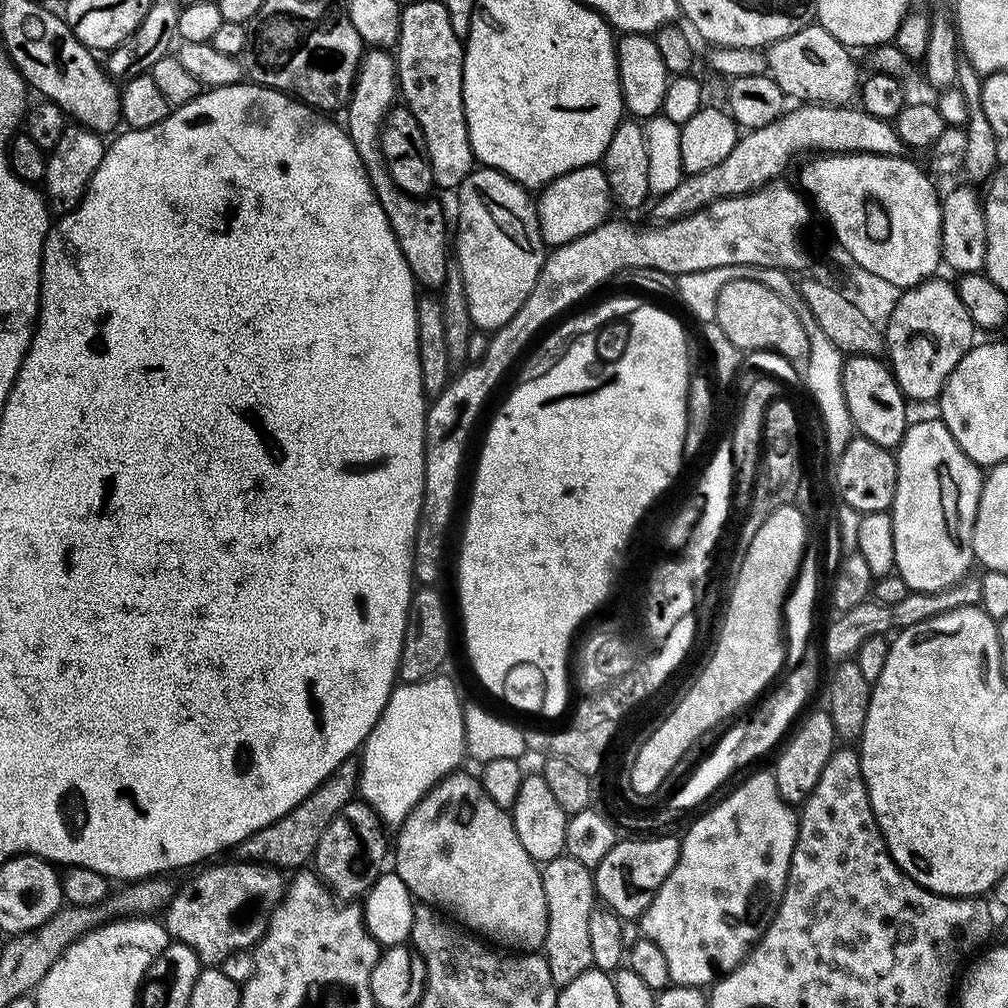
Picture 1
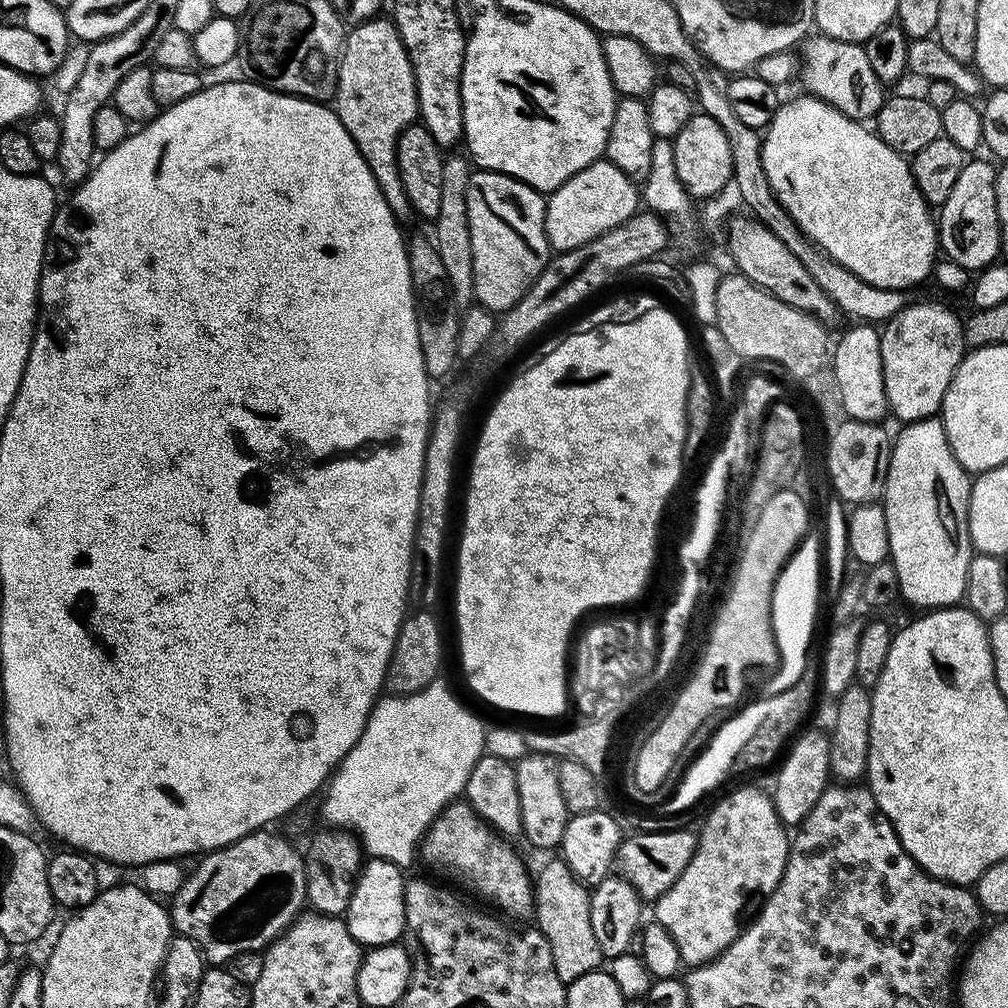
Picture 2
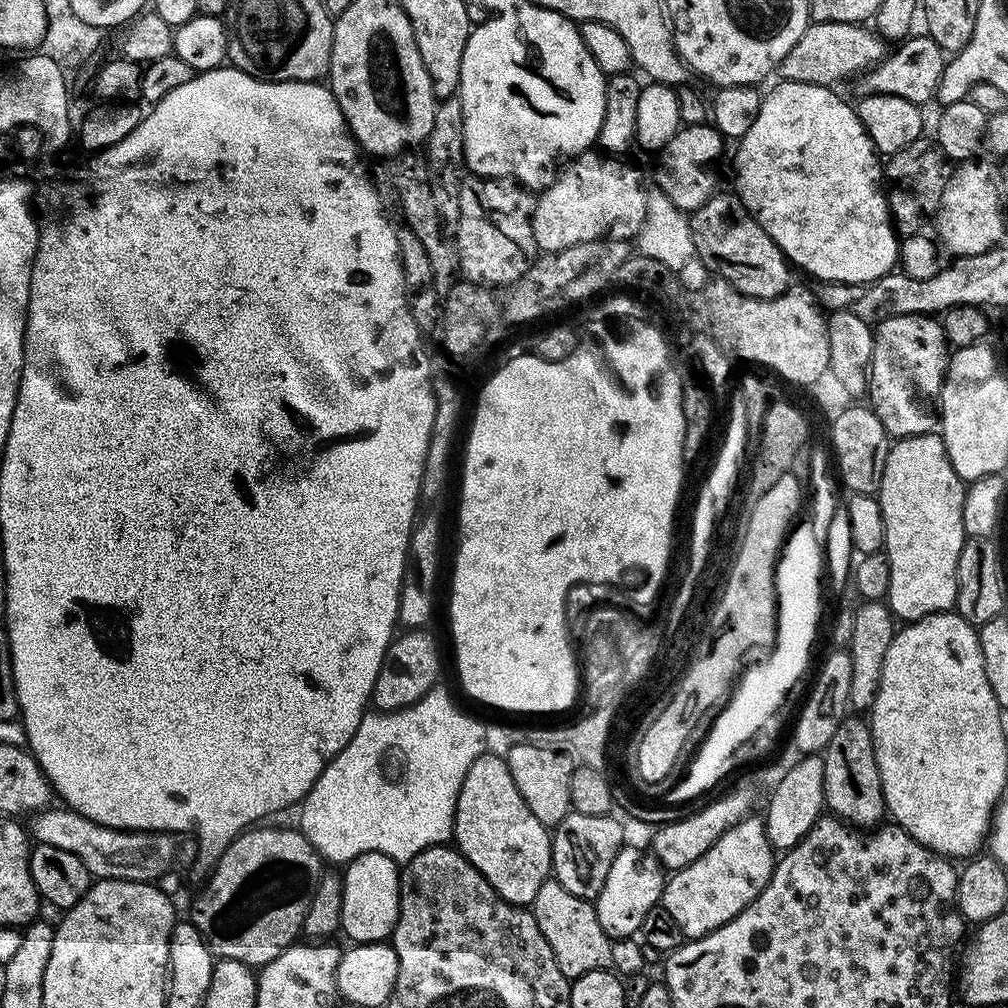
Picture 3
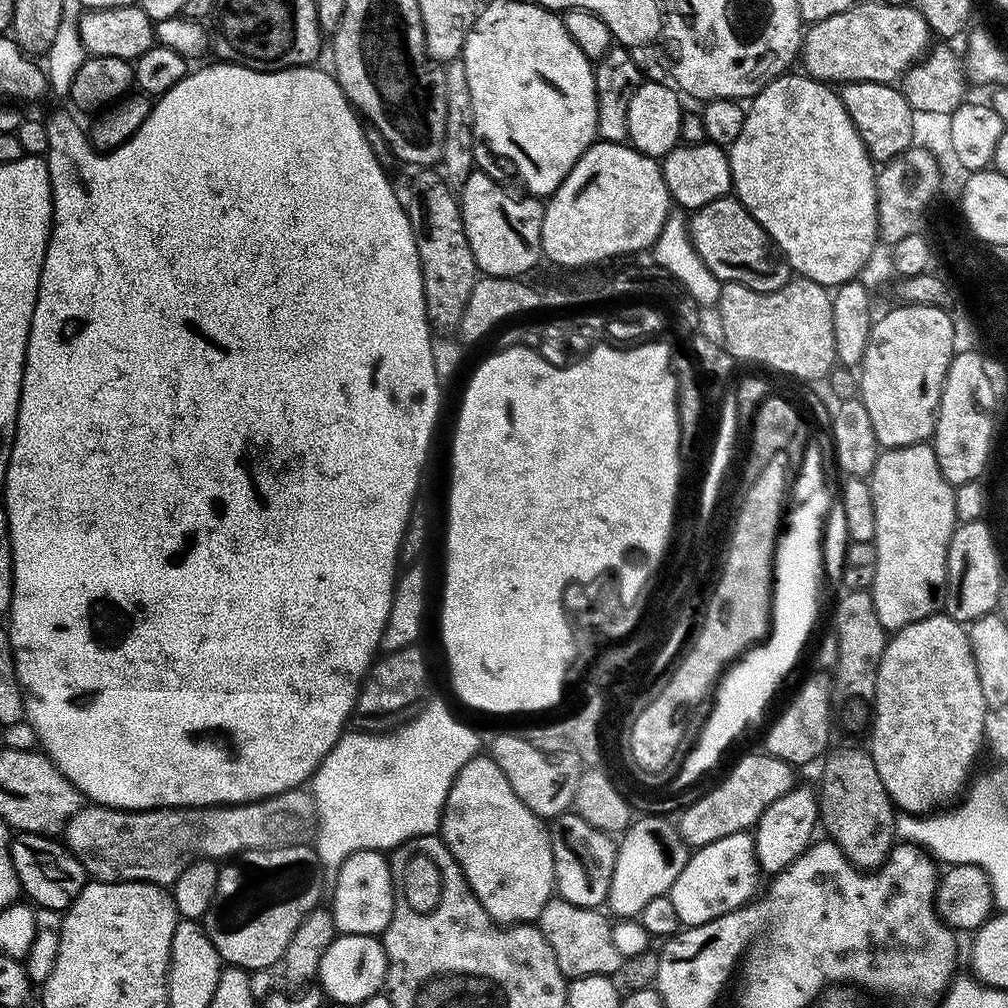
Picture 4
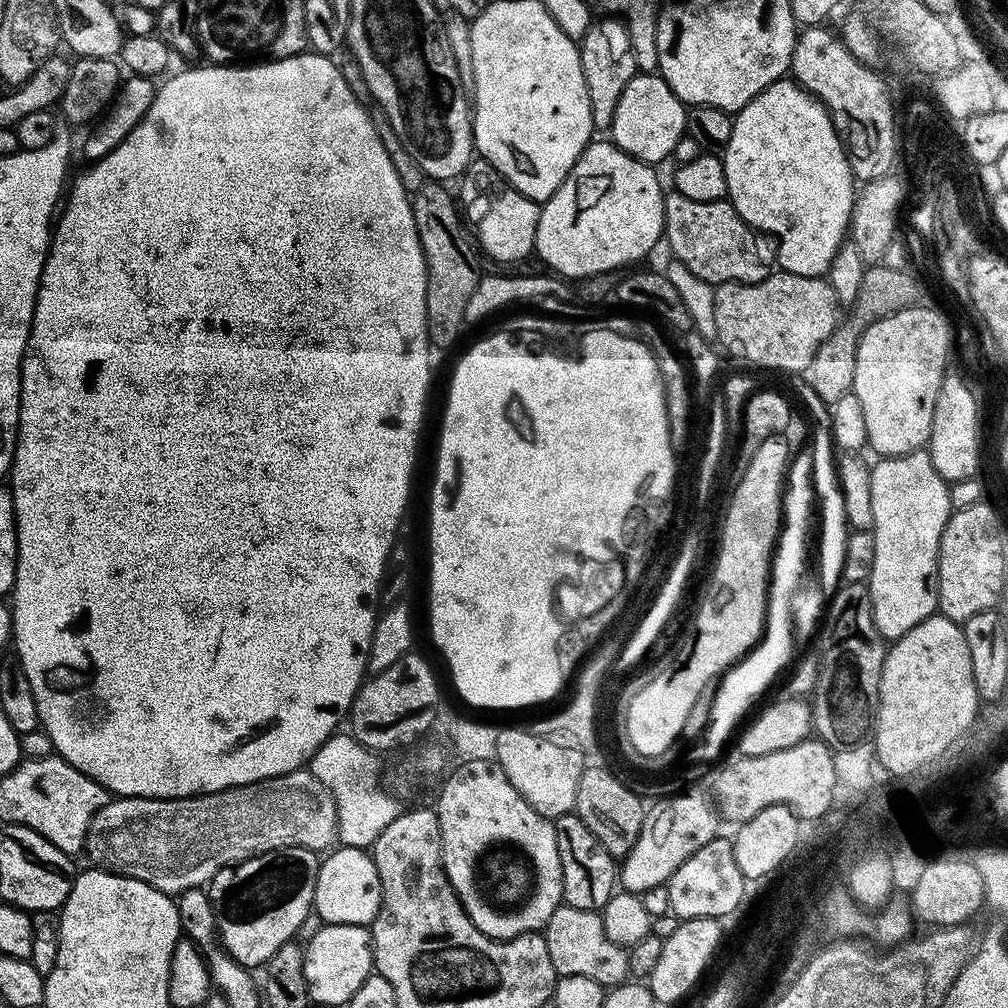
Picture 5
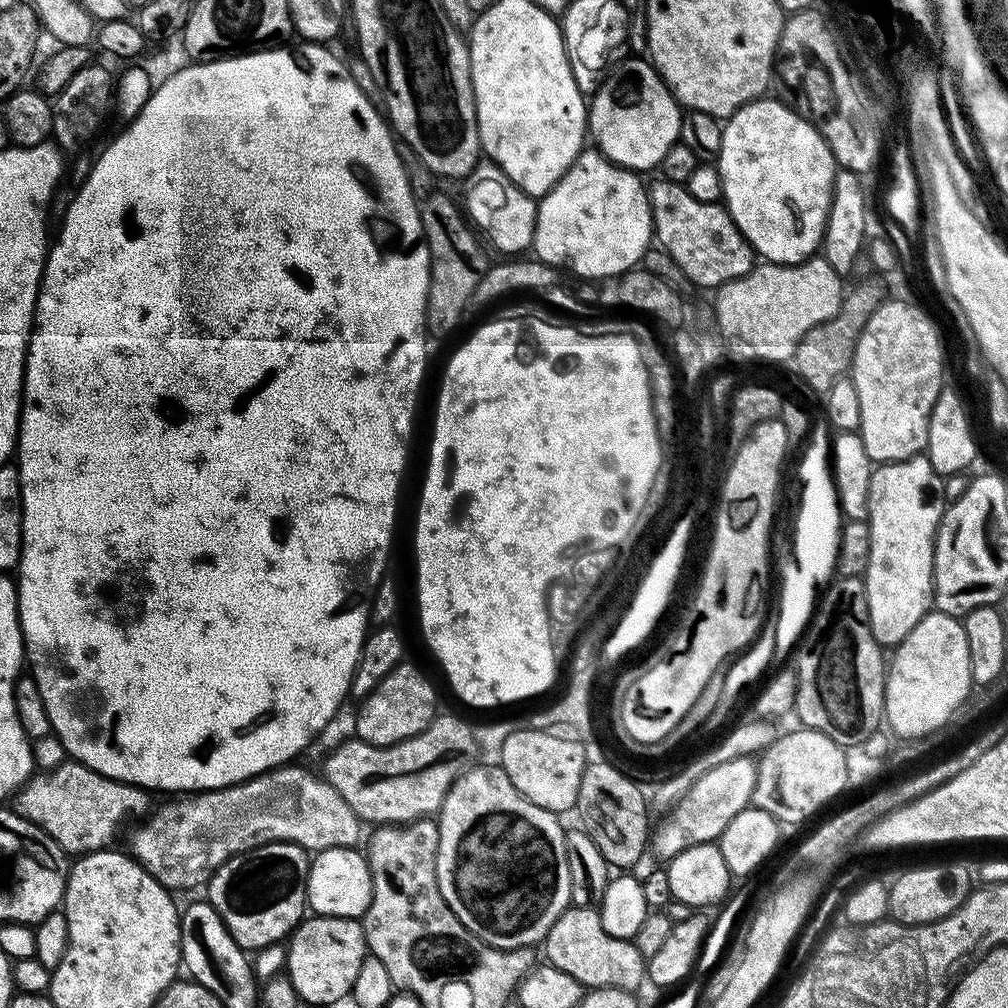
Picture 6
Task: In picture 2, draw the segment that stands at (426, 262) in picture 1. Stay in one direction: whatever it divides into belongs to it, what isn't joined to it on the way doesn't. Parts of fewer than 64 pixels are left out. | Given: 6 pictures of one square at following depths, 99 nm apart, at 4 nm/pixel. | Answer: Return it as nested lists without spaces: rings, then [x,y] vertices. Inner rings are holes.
[[[373,18],[362,20],[356,28],[344,37],[344,51],[340,53],[340,69],[334,89],[334,111],[342,122],[346,134],[358,146],[366,166],[370,166],[370,174],[374,174],[374,182],[382,190],[390,210],[397,218],[413,215],[412,204],[406,198],[406,189],[400,177],[400,167],[396,165],[396,144],[403,132],[412,124],[417,123],[420,115],[418,106],[418,90],[414,82],[414,70],[410,66],[410,58],[406,54],[406,46],[398,34],[396,25],[391,19]]]

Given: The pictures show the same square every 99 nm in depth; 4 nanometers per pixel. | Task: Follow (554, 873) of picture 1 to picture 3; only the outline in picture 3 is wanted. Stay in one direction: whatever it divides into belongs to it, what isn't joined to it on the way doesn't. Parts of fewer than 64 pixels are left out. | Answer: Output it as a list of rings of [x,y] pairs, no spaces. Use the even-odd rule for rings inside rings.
[[[549,878],[542,882],[542,886],[538,886],[538,894],[534,894],[530,910],[534,914],[534,922],[538,922],[538,930],[542,930],[542,938],[546,938],[546,942],[550,942],[550,950],[554,950],[554,962],[558,962],[558,970],[562,970],[570,982],[582,974],[612,968],[614,941],[606,934],[606,930],[602,930],[602,922],[598,922],[593,901],[570,894],[566,886],[562,886],[555,878]]]

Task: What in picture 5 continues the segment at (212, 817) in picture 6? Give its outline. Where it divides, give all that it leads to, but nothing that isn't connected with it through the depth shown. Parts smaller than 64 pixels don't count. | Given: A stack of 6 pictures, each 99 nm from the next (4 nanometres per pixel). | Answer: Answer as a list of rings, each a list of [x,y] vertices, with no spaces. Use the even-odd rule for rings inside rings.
[[[301,770],[221,792],[186,796],[183,800],[155,800],[145,796],[109,799],[94,814],[86,851],[105,869],[146,882],[160,892],[179,894],[187,888],[207,885],[222,869],[238,865],[252,856],[280,852],[283,848],[305,848],[320,854],[331,849],[337,840],[336,804],[331,791],[310,771]]]

